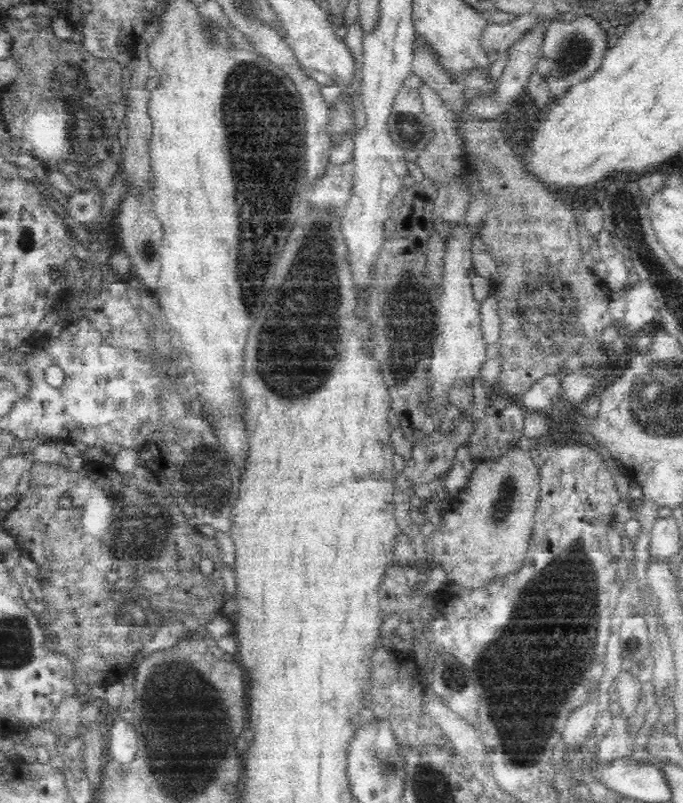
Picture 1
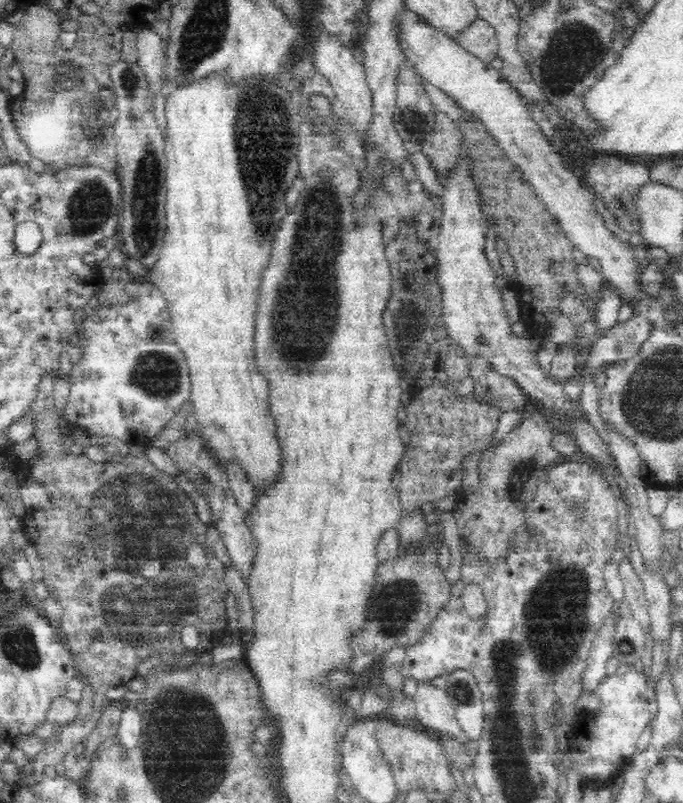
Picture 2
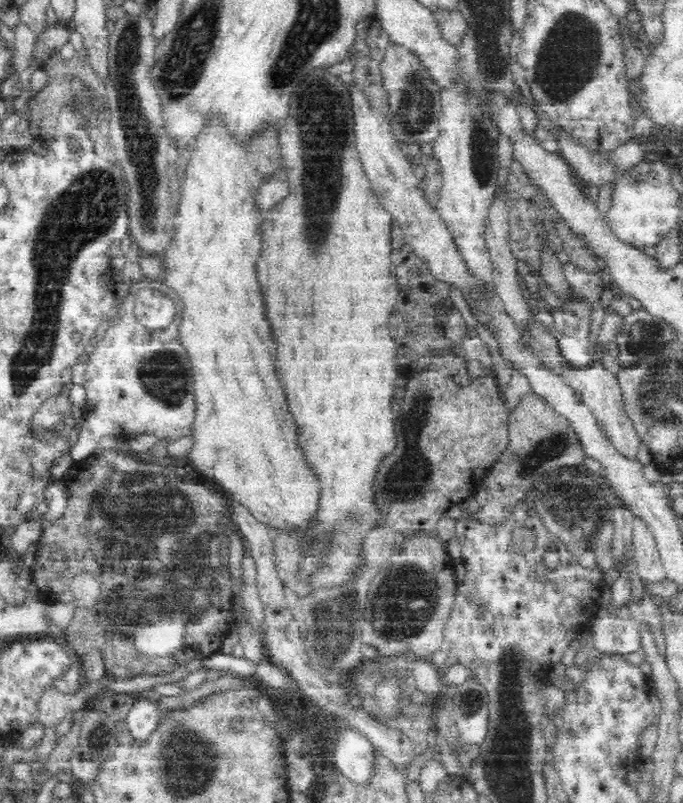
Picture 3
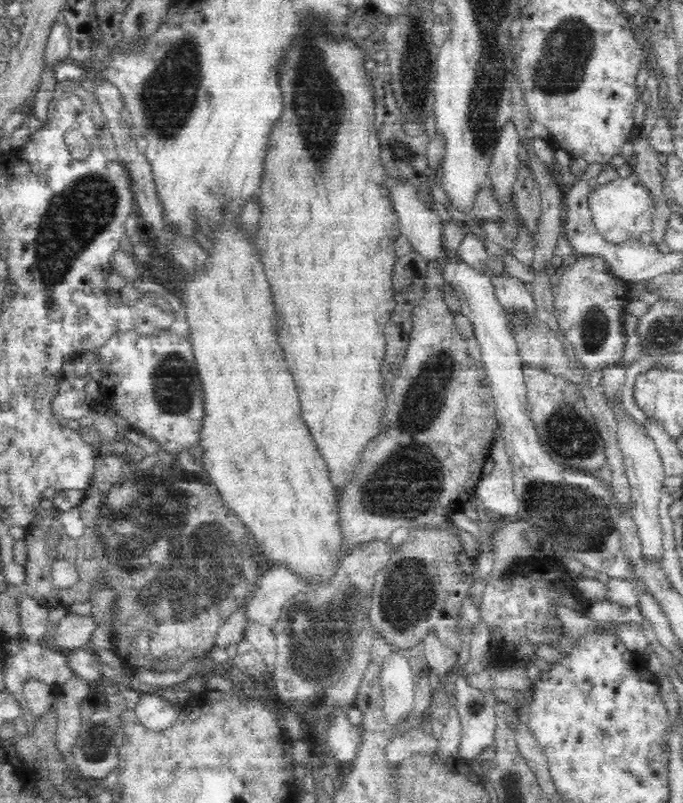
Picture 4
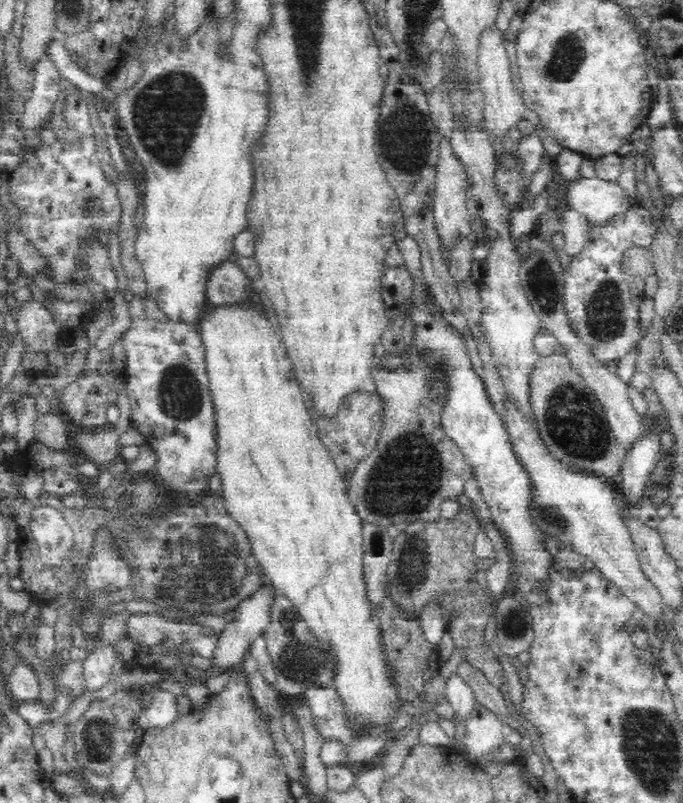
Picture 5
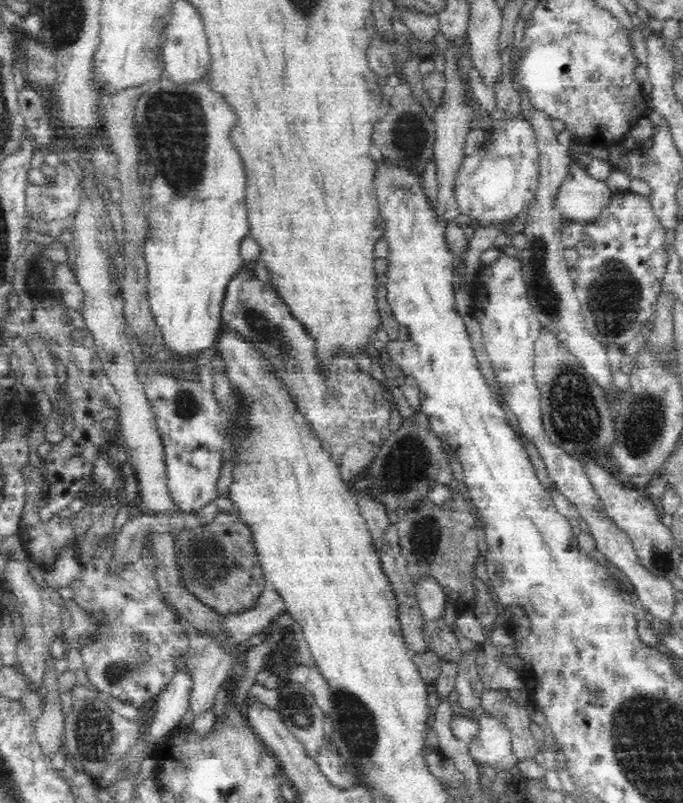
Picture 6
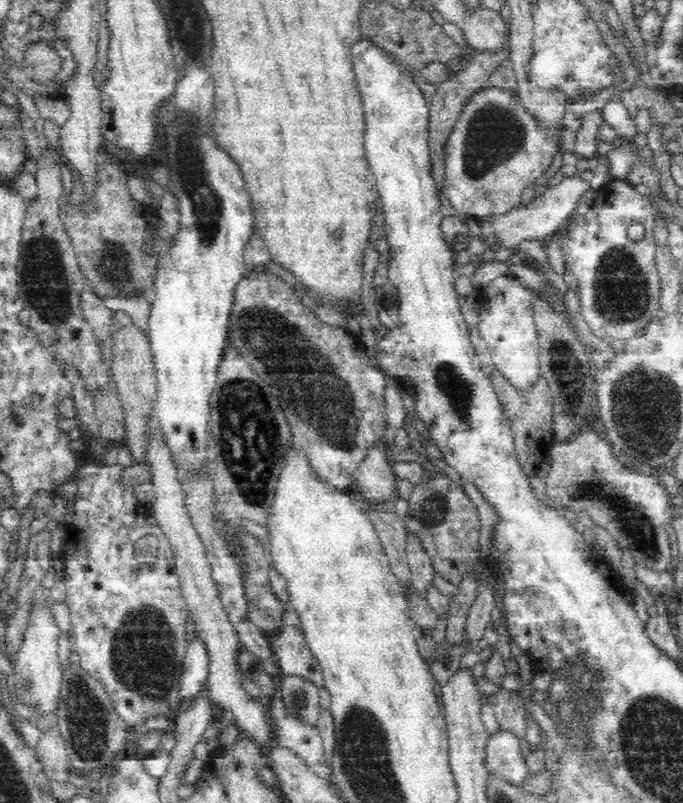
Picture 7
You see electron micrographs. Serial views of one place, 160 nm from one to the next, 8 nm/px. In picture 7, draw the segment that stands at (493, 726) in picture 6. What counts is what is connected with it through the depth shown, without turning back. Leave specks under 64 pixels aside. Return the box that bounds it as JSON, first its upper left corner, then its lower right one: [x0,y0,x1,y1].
[482,726,528,786]

